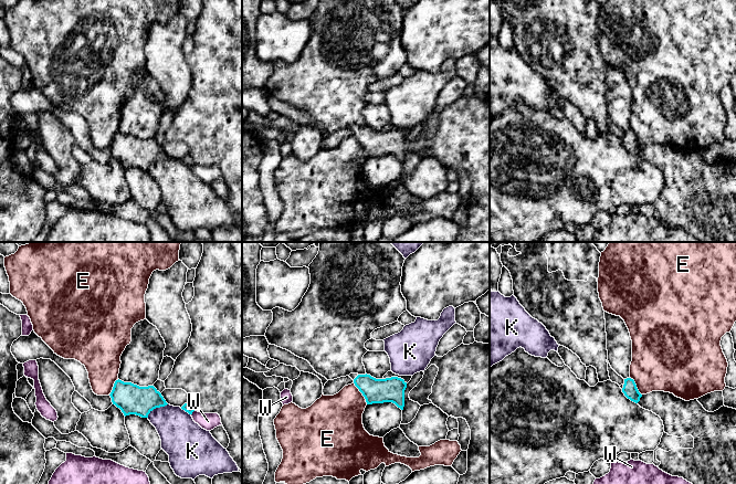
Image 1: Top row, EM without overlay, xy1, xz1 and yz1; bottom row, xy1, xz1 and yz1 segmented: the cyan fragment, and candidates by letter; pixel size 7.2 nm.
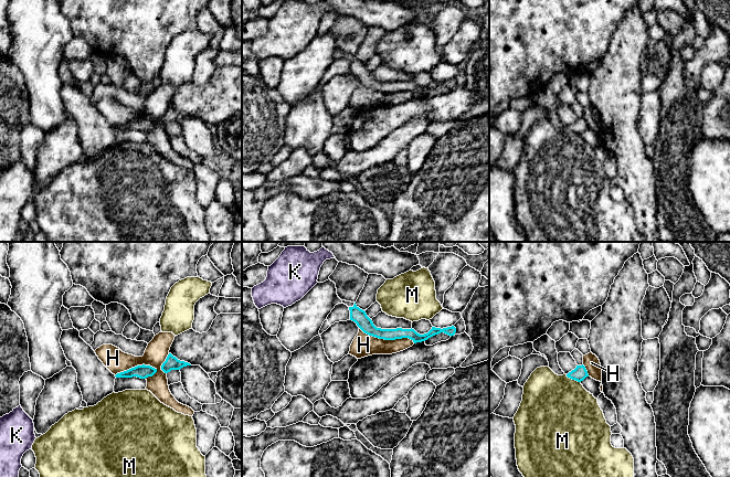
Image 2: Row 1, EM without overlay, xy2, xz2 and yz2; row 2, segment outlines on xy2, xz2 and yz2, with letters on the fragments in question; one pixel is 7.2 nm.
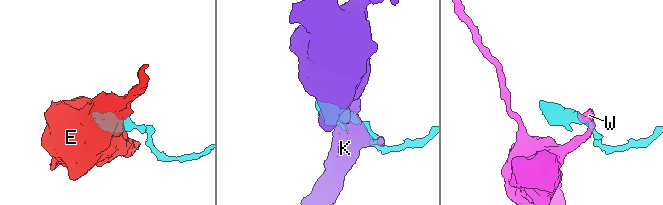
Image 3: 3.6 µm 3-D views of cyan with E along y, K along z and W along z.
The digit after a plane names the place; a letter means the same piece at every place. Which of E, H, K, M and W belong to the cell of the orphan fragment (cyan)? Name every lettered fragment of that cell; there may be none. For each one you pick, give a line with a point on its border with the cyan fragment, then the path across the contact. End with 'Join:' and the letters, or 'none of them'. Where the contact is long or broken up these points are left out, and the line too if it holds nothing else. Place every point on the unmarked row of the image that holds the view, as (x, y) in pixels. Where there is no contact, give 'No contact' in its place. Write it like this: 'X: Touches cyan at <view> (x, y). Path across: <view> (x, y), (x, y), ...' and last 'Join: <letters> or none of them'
Join: none of them

